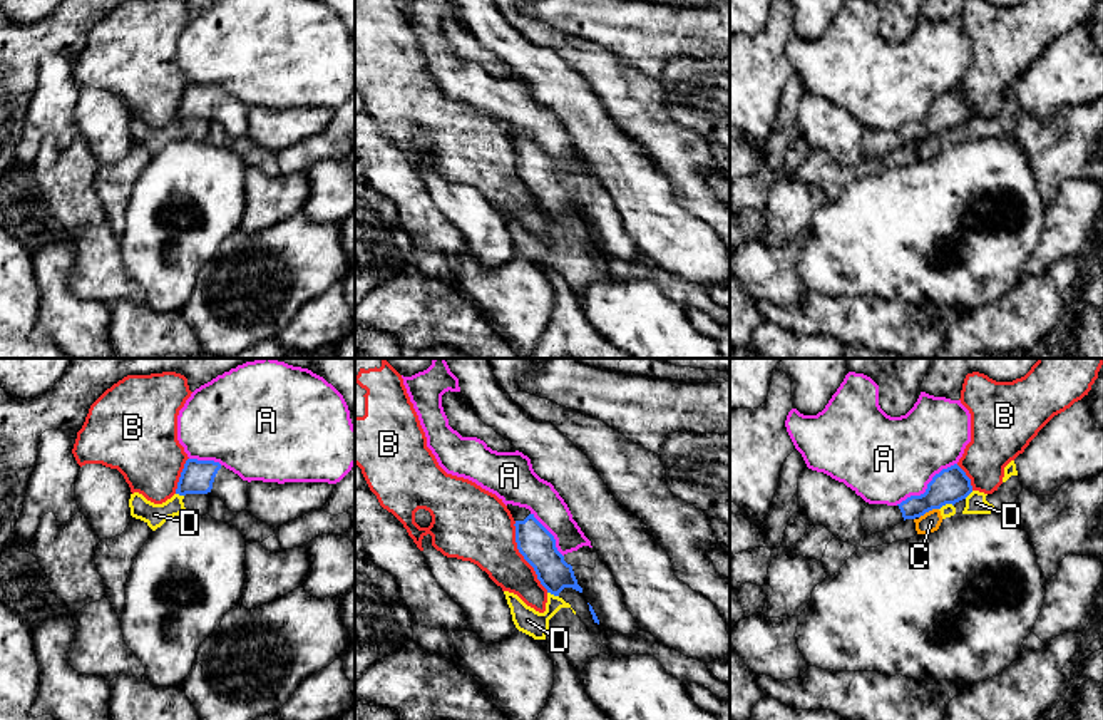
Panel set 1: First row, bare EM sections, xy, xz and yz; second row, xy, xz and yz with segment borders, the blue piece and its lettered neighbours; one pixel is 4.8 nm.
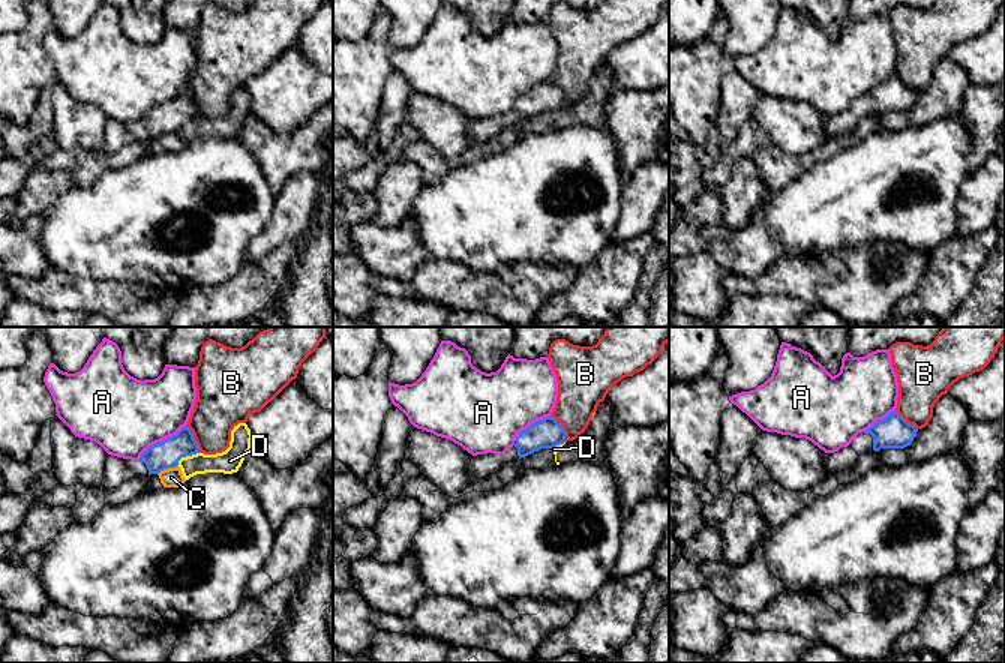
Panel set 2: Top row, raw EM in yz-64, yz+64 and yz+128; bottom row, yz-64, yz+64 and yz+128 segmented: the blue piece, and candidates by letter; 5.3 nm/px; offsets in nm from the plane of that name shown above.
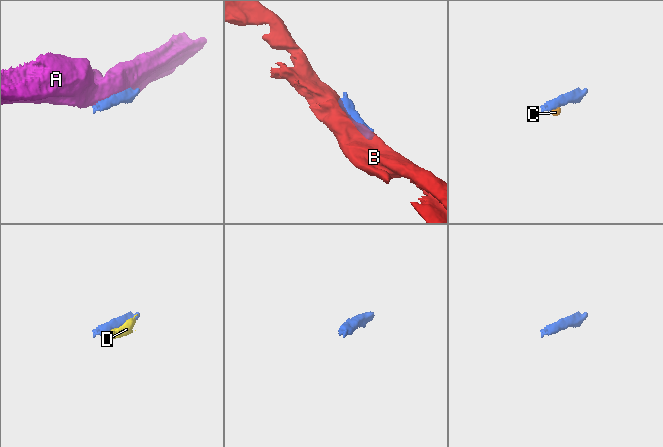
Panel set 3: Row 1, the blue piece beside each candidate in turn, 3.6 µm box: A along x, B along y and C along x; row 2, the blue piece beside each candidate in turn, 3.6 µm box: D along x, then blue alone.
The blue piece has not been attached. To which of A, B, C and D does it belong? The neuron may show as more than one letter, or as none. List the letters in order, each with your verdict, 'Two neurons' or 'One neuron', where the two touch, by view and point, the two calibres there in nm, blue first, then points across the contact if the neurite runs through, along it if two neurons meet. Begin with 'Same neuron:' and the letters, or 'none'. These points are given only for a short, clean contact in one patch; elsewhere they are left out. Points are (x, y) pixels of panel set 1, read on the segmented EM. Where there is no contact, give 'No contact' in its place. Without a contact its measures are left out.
Same neuron: none
A: Two neurons. Touches blue at yz (928, 488). Thickness 170 nm (blue) against 420 nm
B: Two neurons. Touches blue at xz (523, 555). Thickness 170 nm (blue) against 340 nm
C: Two neurons. Touches blue at yz (928, 511). Thickness 170 nm (blue) against 90 nm. Boundary: yz (938, 508), (919, 518)
D: Two neurons. Touches blue at yz (946, 503). Thickness 170 nm (blue) against 60 nm. Boundary: yz (953, 504), (944, 504), (939, 509)

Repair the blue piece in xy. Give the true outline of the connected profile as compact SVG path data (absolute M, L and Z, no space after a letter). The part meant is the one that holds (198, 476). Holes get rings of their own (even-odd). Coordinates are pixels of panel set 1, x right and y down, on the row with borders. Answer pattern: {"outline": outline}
{"outline": "M187 459L176 494L206 494L219 497L233 512L248 507L248 481L214 460Z"}

